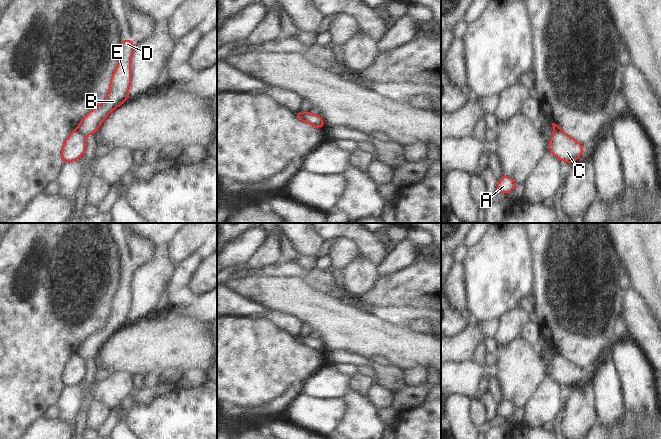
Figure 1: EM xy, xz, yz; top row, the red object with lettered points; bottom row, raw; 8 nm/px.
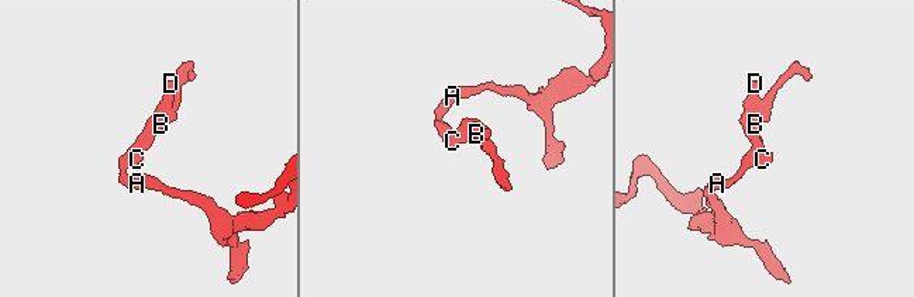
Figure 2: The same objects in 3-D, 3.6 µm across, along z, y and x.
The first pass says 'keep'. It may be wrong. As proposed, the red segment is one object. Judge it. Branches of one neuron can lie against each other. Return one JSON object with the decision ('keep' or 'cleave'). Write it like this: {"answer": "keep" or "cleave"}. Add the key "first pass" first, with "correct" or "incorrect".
{"first pass": "incorrect", "answer": "cleave"}

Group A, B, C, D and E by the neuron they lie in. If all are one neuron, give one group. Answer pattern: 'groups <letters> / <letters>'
groups A C / B D E

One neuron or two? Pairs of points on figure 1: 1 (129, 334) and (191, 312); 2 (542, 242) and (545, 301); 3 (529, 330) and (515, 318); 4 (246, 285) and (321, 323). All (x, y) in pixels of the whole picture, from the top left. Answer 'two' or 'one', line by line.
1: two
2: one
3: two
4: one

